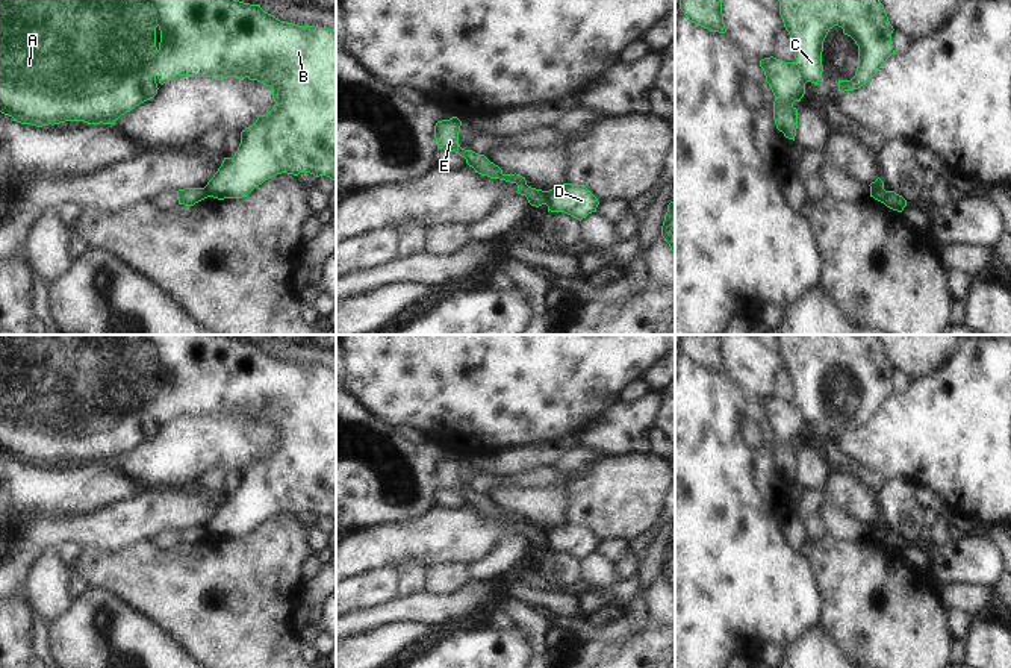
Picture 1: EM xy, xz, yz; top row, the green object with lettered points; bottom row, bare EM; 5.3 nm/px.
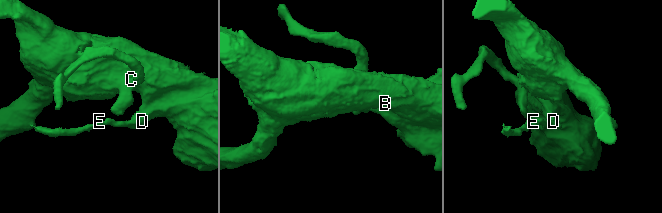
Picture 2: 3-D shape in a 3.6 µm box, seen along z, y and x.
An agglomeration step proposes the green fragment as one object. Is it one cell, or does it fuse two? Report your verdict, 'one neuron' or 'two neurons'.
two neurons

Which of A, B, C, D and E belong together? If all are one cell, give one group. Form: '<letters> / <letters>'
A B C D / E

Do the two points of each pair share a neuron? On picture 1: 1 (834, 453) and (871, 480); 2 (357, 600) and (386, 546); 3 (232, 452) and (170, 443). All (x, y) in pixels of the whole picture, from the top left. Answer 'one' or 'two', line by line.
1: one
2: two
3: one

